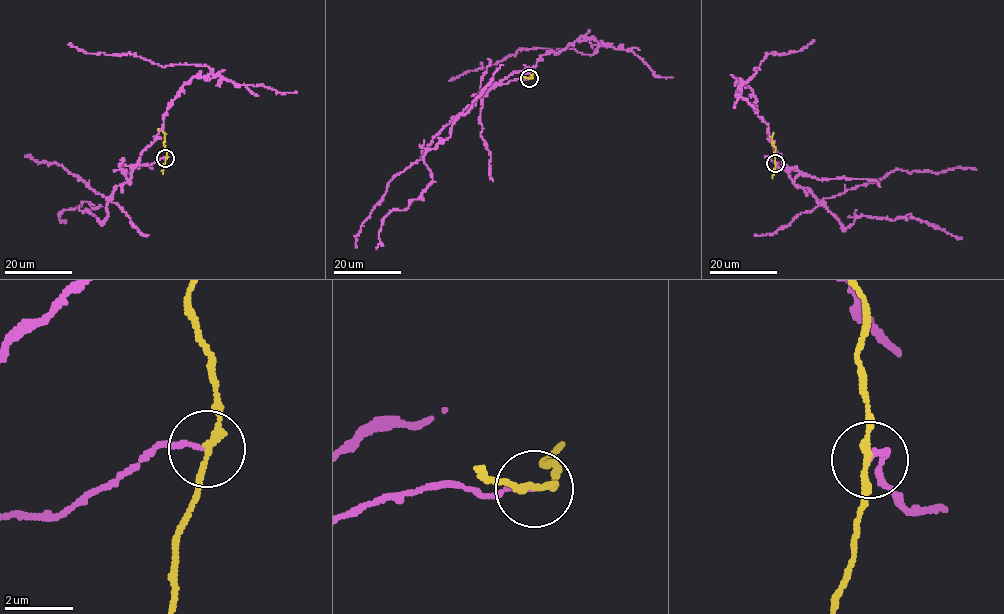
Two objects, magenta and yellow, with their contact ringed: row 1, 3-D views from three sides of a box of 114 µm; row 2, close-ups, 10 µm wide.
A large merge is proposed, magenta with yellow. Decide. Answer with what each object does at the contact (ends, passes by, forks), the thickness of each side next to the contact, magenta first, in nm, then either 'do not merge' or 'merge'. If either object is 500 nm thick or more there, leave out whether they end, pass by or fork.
magenta ends; yellow passes by; calibres 110 and 160 nm; do not merge

